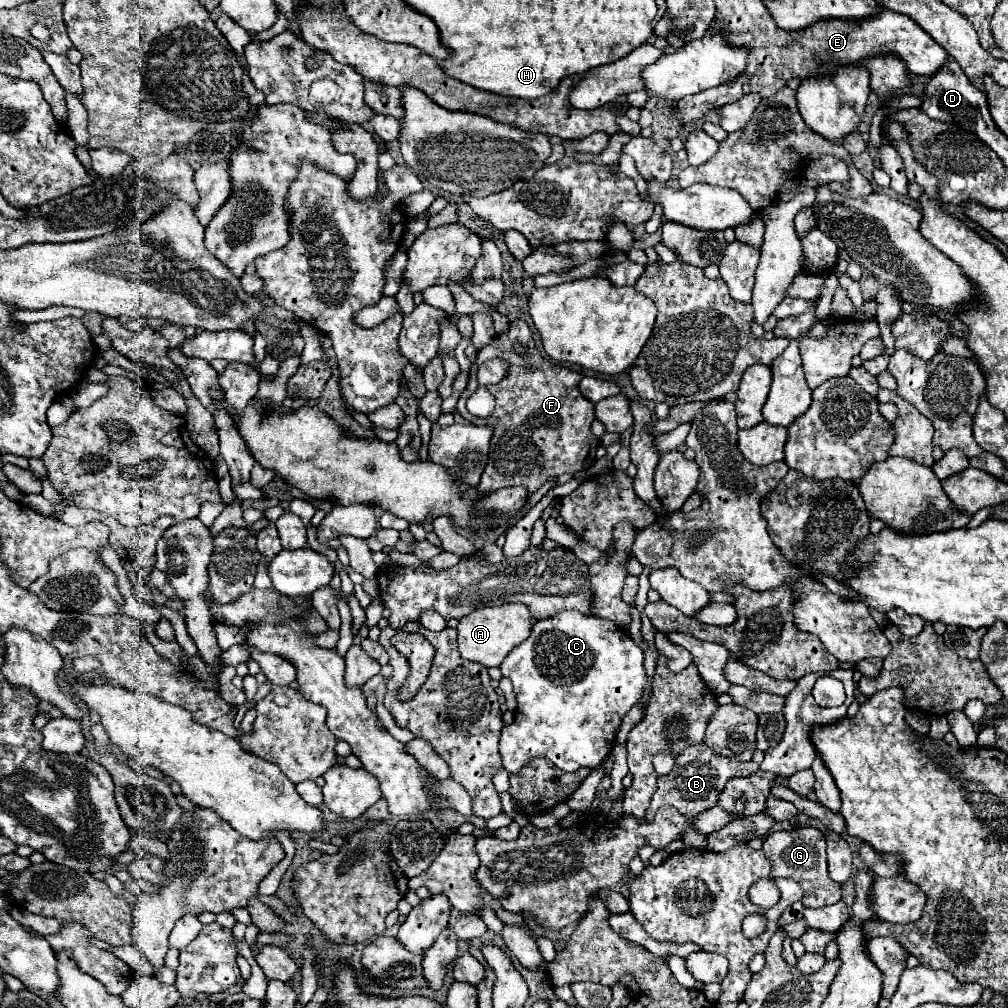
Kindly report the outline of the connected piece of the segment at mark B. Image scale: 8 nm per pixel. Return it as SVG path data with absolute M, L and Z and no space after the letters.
M696 745L696 747L684 749L684 753L680 753L676 757L676 763L674 763L672 771L658 777L658 789L656 789L656 793L654 793L652 801L650 801L646 821L652 821L654 813L662 805L672 805L682 815L694 817L694 815L698 815L698 813L702 813L702 811L716 805L716 799L718 799L718 795L724 789L728 779L748 777L748 775L752 775L756 771L758 771L758 763L754 763L754 761L740 763L740 761L732 761L728 757L720 757L720 755L712 753L712 749L708 749L706 745Z

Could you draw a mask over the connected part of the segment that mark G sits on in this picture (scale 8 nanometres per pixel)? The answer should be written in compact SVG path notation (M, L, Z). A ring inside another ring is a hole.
M796 827L792 831L772 831L764 839L762 851L772 865L774 877L790 877L804 889L802 903L804 907L824 907L840 901L840 885L830 881L826 871L826 841L824 833L816 827Z

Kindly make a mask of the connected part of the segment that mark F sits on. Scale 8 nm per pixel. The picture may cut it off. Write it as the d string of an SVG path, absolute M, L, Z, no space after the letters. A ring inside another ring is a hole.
M524 319L512 321L508 333L496 335L492 339L492 343L478 353L478 357L476 357L472 369L470 369L468 387L460 395L456 411L466 421L470 421L474 425L488 425L488 427L494 429L492 441L490 441L488 463L486 463L486 469L482 473L480 485L476 487L480 493L490 493L490 491L496 491L496 489L516 487L516 485L526 487L528 493L534 493L534 491L538 491L552 477L558 477L562 473L584 471L584 469L588 469L592 465L592 461L596 459L596 449L600 445L600 439L594 437L592 431L590 431L590 425L594 421L594 403L590 403L580 393L580 389L578 389L580 379L582 379L582 373L572 371L572 369L568 369L564 365L556 365L548 357L542 355L542 351L536 347L534 335L532 335L532 331L530 331L530 327L526 325ZM514 341L522 341L524 345L528 345L528 357L518 357L514 353L514 349L512 349ZM488 359L502 359L502 361L506 361L508 363L508 371L506 371L506 377L500 383L486 387L496 397L496 409L494 409L494 413L490 417L486 417L486 419L478 419L478 417L472 417L466 411L466 399L470 397L470 387L478 387L478 383L476 383L476 371L478 371L478 367L484 361L488 361Z

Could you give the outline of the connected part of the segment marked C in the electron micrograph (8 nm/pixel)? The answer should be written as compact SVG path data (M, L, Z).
M562 611L554 617L534 621L530 637L502 661L504 677L514 685L518 707L512 725L504 725L500 733L500 755L504 769L518 773L528 761L536 757L550 759L562 771L576 771L580 767L596 769L610 755L616 741L616 729L632 705L636 705L648 685L642 649L628 637L624 629L608 619L584 615L576 611Z

